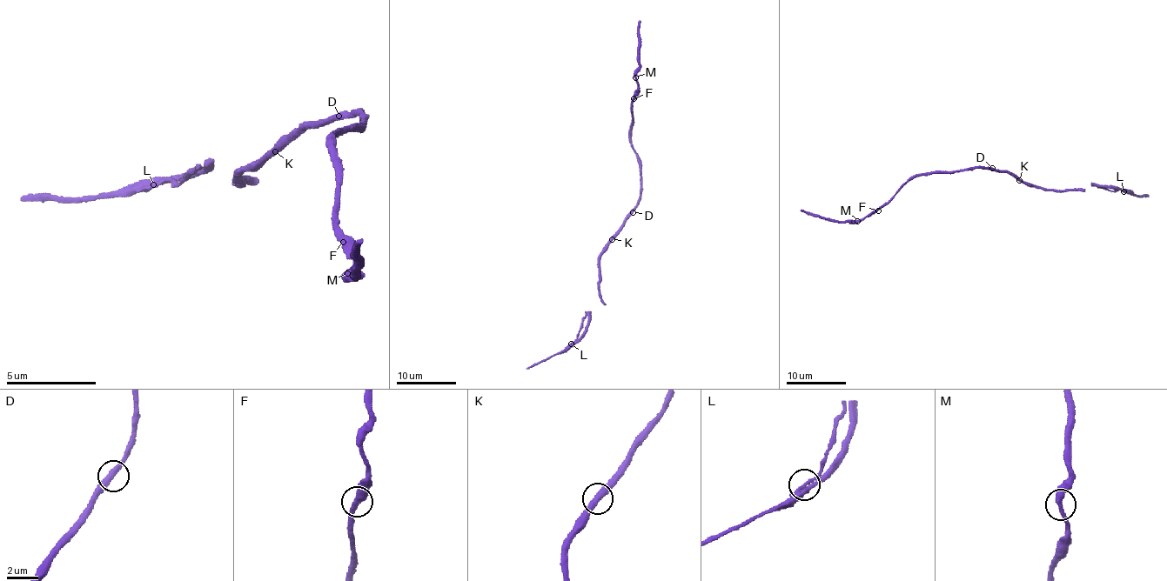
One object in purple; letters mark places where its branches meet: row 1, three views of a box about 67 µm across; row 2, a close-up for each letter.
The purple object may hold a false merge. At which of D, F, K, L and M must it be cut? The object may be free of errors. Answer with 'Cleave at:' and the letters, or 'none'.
Cleave at: L

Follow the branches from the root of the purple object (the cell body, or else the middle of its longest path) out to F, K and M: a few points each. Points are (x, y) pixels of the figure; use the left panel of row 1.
F: (334, 120), (343, 116), (360, 116), (360, 125), (338, 130), (334, 134), (338, 237), (343, 242)
K: (334, 120), (316, 120), (311, 125), (302, 125), (275, 151)
M: (334, 120), (360, 116), (360, 125), (334, 134), (338, 228), (352, 250), (347, 273)

